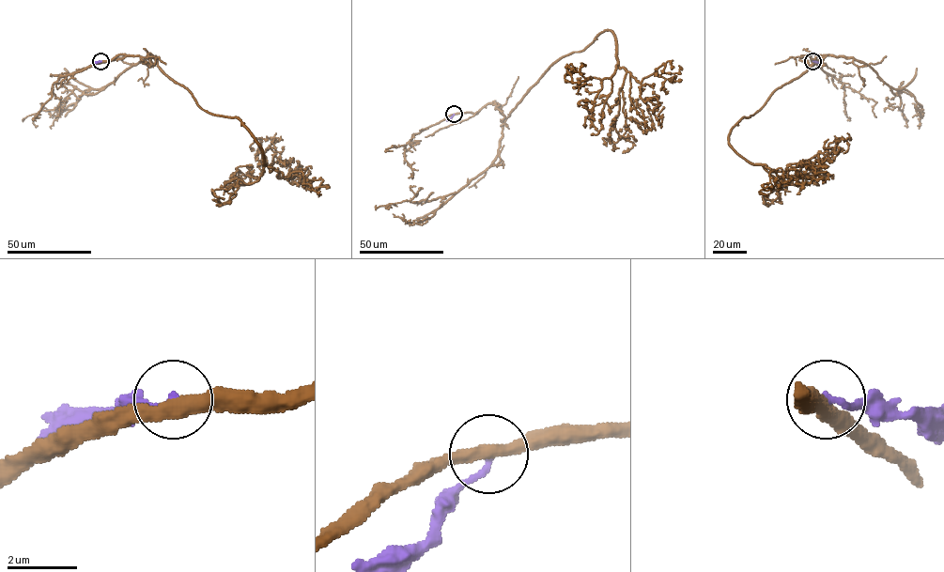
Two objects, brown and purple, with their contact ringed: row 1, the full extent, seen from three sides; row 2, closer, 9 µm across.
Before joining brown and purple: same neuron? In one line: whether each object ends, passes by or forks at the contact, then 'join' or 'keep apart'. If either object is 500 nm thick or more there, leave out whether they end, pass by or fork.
brown passes by; purple ends there; keep apart

